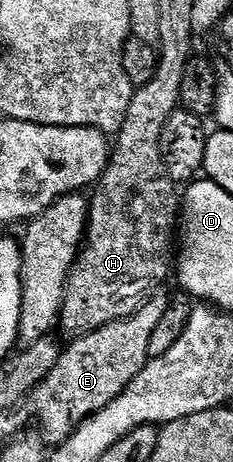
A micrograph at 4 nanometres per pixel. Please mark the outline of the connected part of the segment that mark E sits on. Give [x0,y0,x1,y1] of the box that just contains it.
[27,296,169,446]

